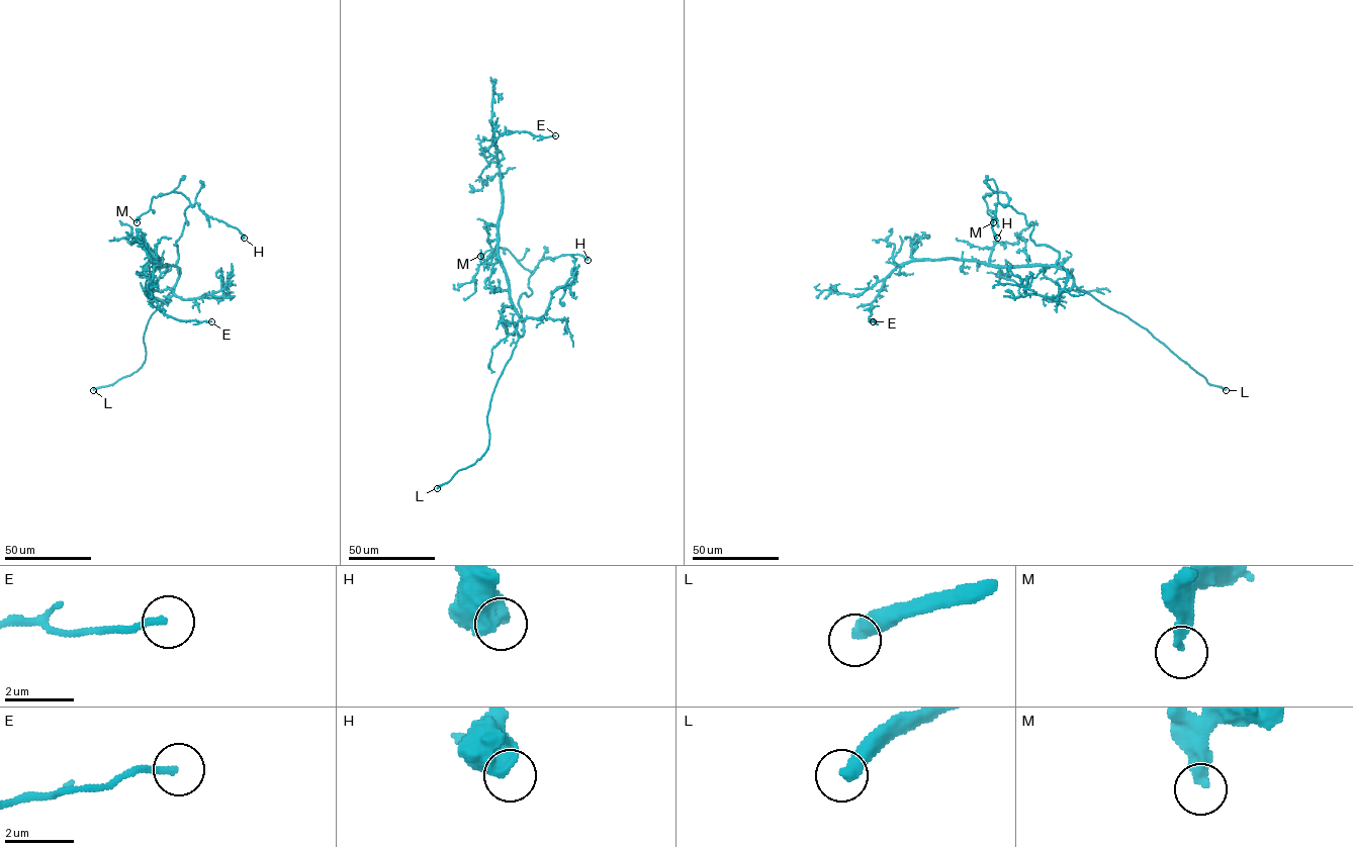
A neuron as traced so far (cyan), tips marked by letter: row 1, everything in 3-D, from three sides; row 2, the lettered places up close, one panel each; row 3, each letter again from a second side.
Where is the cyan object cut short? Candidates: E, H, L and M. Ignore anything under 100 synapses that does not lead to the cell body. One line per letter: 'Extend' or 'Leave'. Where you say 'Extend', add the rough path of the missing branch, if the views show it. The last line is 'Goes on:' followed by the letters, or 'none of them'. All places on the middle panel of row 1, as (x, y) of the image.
E: Leave
H: Leave
L: Extend. Course of what is missing: (437, 488), (417, 502)
M: Leave
Goes on: L

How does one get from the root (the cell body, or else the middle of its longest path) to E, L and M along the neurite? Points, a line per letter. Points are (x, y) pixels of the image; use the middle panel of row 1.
E: (514, 305), (498, 251), (502, 186), (495, 142), (502, 133), (516, 131), (543, 137), (555, 135)
L: (514, 305), (522, 321), (523, 335), (491, 396), (487, 416), (488, 448), (473, 464), (459, 470), (437, 488)
M: (514, 305), (522, 321), (518, 299), (523, 293), (532, 293), (528, 282), (534, 271), (497, 246), (480, 256)

